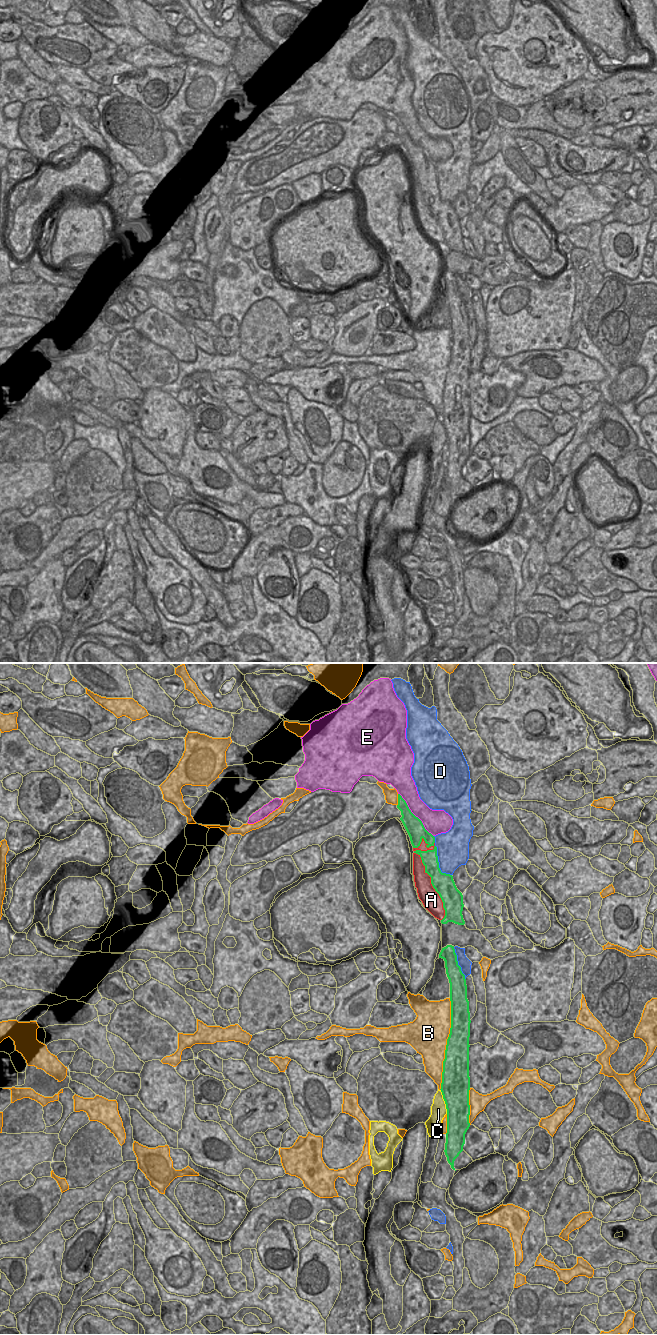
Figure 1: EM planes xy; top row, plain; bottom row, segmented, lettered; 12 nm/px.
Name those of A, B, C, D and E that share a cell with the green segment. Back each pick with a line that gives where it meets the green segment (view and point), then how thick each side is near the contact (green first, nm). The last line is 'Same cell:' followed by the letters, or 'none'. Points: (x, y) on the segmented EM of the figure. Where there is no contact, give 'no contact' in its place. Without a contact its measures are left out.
Same cell: none

